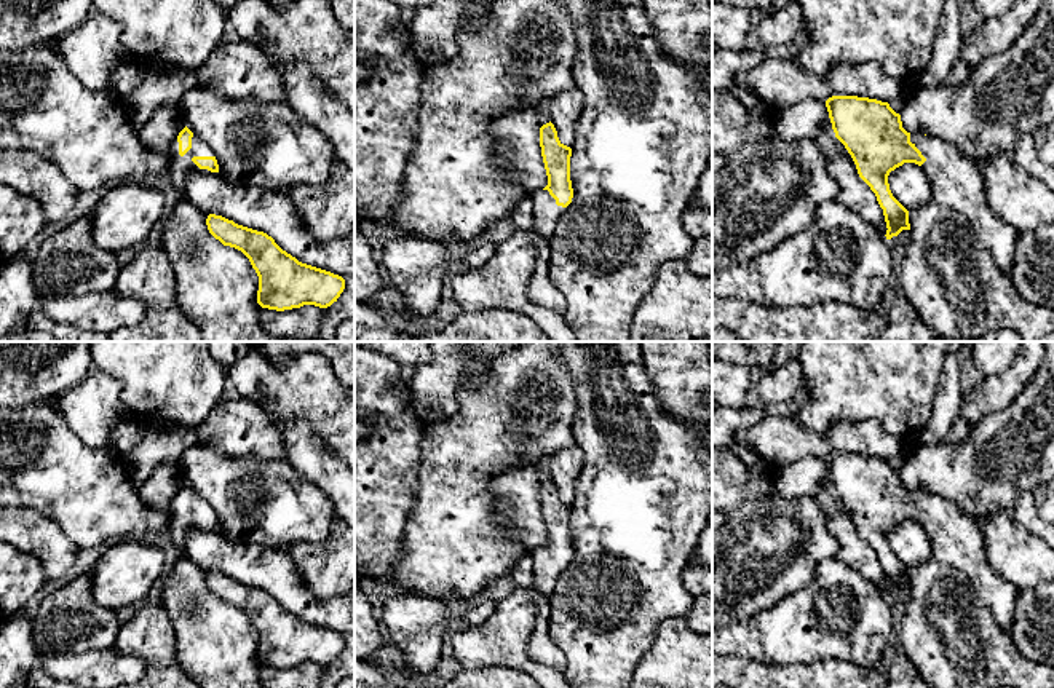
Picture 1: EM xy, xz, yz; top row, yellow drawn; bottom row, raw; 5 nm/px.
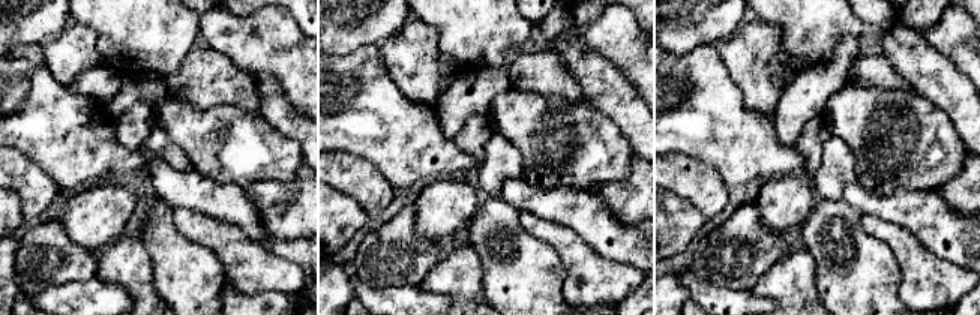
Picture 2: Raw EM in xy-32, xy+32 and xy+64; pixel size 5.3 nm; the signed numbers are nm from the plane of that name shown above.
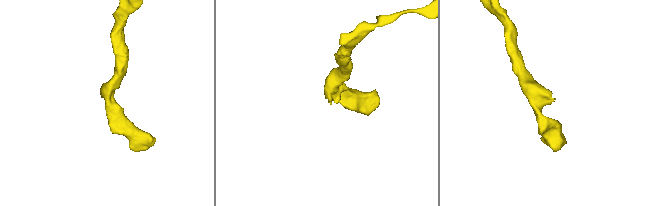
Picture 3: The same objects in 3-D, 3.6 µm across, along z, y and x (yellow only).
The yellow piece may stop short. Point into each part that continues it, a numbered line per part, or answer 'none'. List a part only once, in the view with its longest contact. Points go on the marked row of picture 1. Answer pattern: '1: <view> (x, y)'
1: xy (179, 166)

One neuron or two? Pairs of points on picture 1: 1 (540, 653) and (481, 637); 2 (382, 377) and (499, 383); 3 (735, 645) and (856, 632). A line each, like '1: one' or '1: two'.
1: two
2: two
3: one

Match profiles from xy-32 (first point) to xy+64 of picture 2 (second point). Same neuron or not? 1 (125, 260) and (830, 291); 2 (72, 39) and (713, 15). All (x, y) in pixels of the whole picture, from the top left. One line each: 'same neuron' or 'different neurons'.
1: different neurons
2: different neurons

